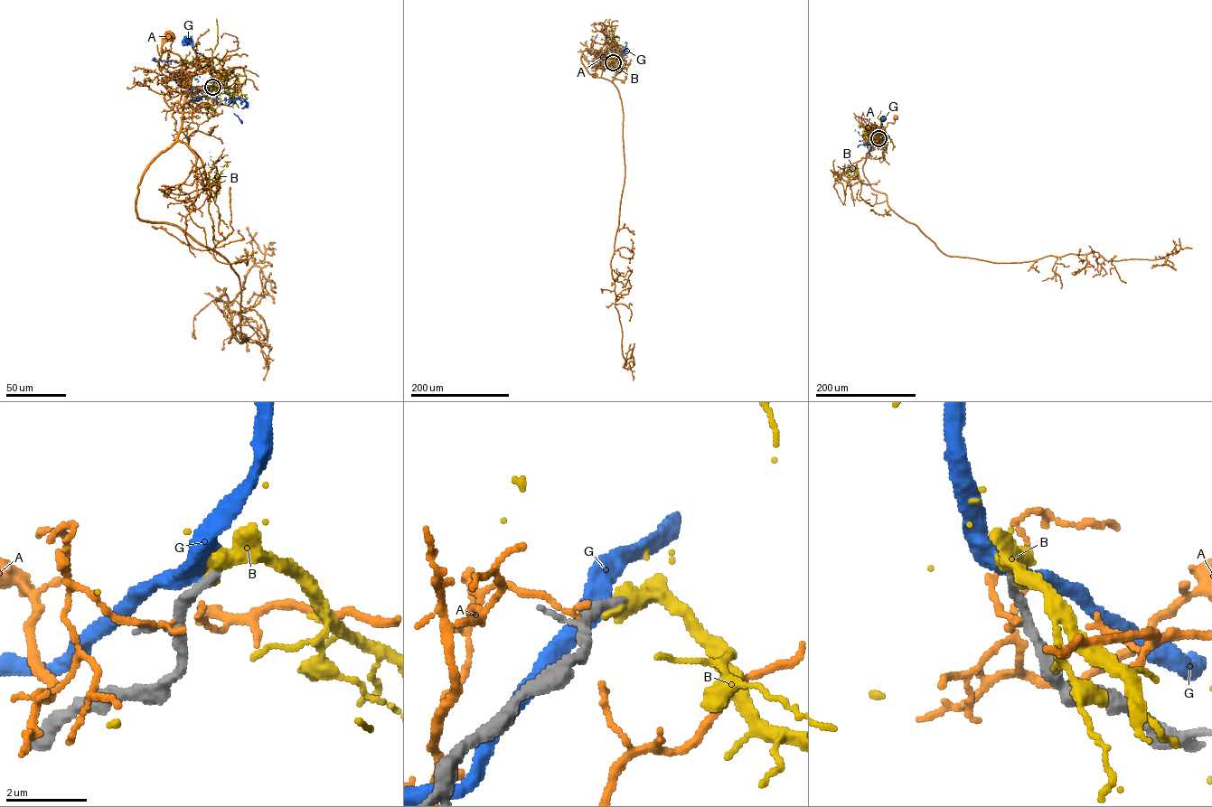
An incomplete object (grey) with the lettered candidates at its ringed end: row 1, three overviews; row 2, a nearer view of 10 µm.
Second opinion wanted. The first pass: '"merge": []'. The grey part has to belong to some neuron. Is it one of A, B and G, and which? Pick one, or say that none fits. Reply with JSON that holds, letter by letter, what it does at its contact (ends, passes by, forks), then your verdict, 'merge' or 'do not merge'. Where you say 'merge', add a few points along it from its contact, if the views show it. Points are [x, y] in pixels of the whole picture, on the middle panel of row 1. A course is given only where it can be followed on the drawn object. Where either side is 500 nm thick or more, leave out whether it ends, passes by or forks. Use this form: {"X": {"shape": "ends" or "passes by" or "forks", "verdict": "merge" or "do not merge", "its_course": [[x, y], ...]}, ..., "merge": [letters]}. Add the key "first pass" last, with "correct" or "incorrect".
{"A": {"shape": "ends", "verdict": "do not merge"}, "B": {"verdict": "do not merge"}, "G": {"shape": "passes by", "verdict": "do not merge"}, "merge": [], "first pass": "correct"}

